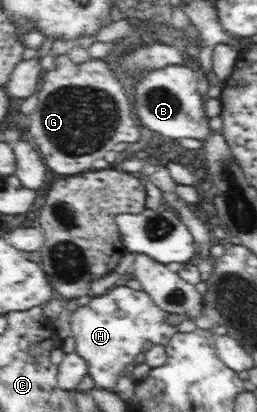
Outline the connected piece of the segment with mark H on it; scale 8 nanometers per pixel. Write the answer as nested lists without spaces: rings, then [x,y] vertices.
[[[122,282],[106,294],[94,296],[88,305],[78,306],[74,311],[74,351],[86,360],[94,388],[116,394],[116,384],[123,377],[125,367],[136,359],[145,343],[164,347],[180,332],[180,325],[171,325],[167,321],[172,313],[159,309],[153,302],[146,292],[136,292]]]

